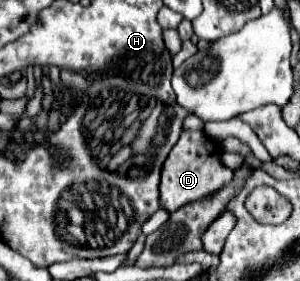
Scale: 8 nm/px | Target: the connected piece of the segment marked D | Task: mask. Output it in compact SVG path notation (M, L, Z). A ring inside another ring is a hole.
M183 129L179 141L175 143L175 147L171 149L169 157L161 167L161 185L159 185L161 209L173 213L187 203L203 201L221 191L223 187L227 187L231 183L231 177L233 171L227 169L219 159L219 145L211 141L203 131Z

